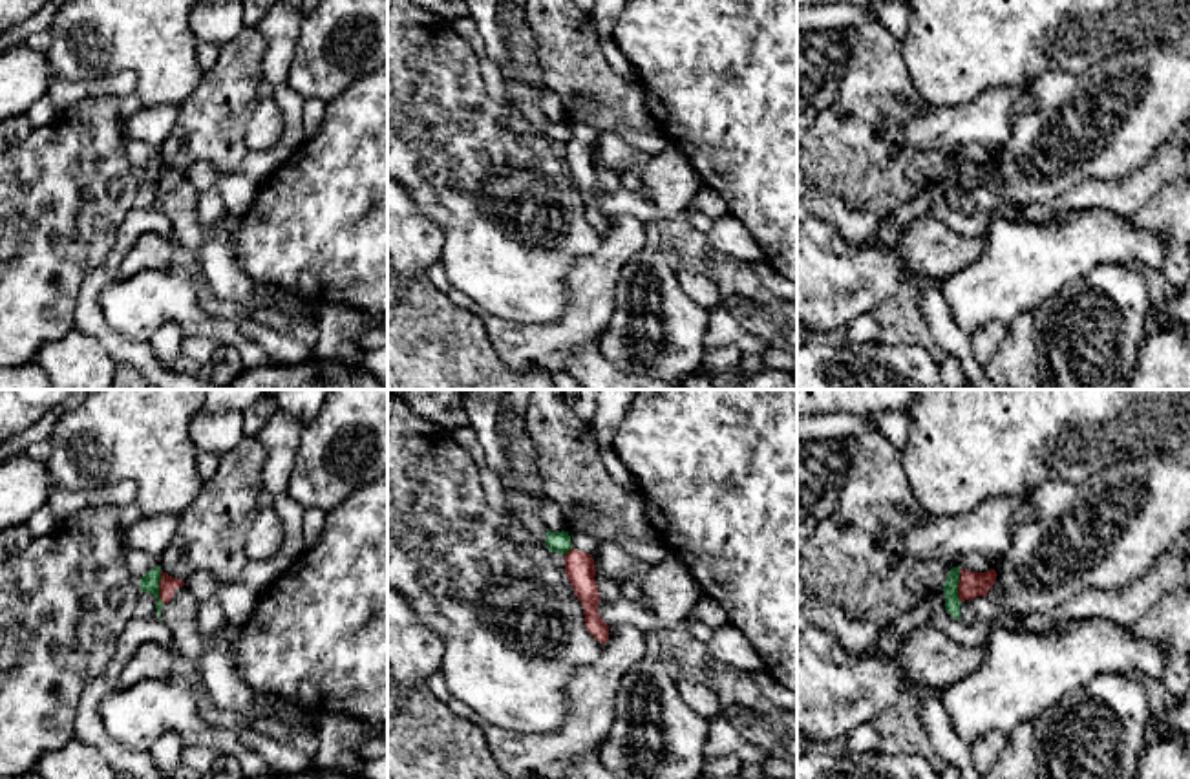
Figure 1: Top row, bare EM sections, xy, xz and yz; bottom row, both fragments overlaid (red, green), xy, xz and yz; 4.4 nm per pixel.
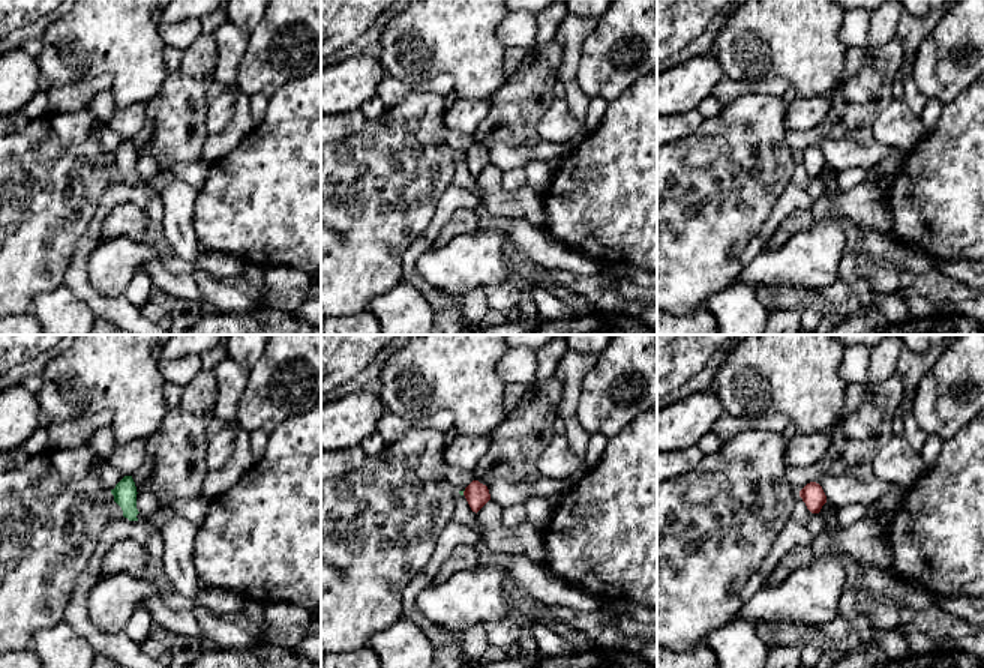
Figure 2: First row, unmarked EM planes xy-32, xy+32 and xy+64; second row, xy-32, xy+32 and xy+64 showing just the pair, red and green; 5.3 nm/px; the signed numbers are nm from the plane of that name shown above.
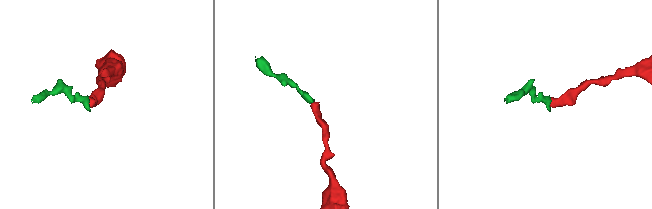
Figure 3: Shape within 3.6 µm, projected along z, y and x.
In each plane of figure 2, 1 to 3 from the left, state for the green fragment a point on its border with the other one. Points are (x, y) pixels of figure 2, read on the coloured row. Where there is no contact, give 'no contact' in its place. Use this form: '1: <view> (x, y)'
1: no contact
2: xy+32 (464, 493)
3: no contact

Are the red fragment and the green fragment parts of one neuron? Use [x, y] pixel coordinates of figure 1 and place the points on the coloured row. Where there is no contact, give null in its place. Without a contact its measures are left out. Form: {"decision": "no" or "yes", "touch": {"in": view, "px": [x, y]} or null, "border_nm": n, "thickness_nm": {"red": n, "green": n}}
{"decision": "no", "touch": {"in": "yz", "px": [958, 586]}, "border_nm": 150, "thickness_nm": {"red": 110, "green": 70}}

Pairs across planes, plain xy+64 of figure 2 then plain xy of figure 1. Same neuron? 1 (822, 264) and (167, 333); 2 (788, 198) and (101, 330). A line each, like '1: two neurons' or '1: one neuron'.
1: two neurons
2: one neuron

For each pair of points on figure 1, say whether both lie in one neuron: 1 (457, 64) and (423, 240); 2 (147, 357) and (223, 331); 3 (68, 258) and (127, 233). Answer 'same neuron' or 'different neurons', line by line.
1: different neurons
2: different neurons
3: different neurons

